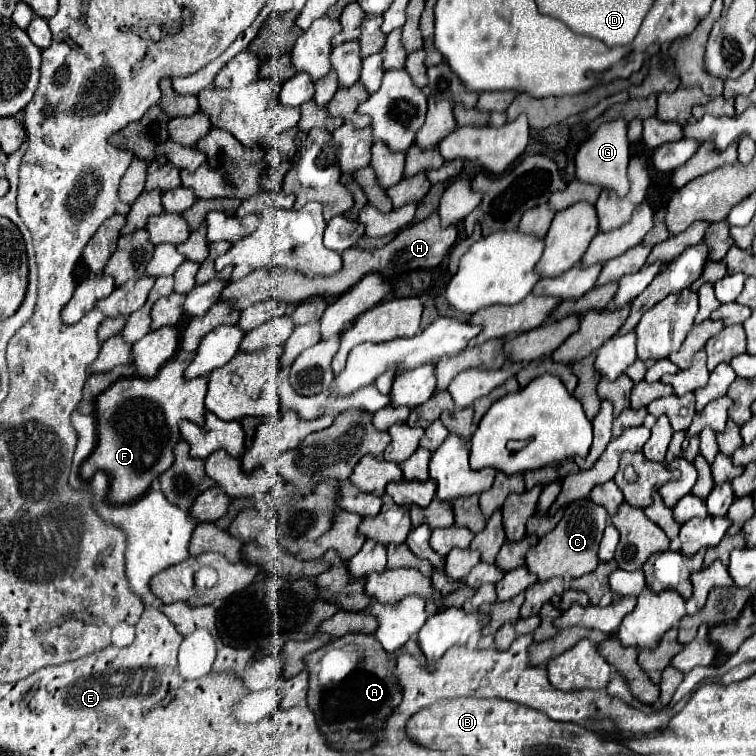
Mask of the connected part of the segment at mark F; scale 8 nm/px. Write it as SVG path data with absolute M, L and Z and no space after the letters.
M192 357L168 361L156 377L122 377L98 397L98 445L80 469L84 479L96 471L106 471L112 477L110 501L136 501L142 497L154 479L174 463L174 445L180 441L178 423L182 419L204 425L204 397L208 377L188 379L184 375Z

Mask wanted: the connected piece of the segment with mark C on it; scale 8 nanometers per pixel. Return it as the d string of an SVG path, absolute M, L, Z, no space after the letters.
M590 497L572 501L560 523L544 535L528 553L526 553L526 565L532 573L538 575L540 581L550 577L582 577L598 567L598 543L602 539L602 533L608 523L608 513L604 507L592 503Z

